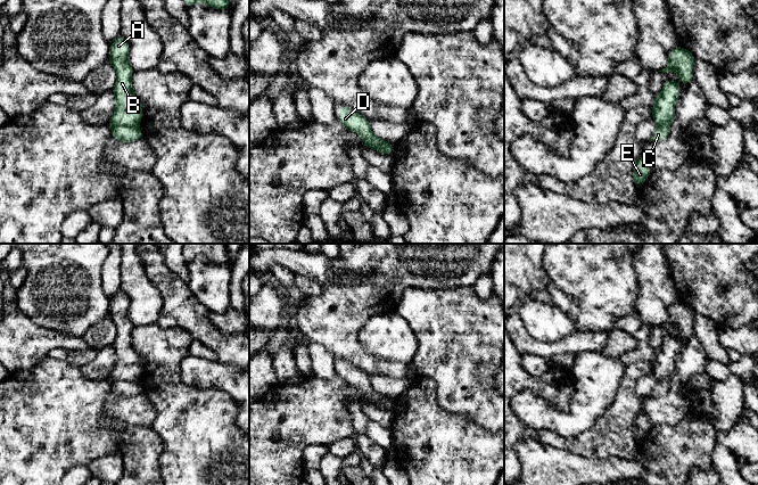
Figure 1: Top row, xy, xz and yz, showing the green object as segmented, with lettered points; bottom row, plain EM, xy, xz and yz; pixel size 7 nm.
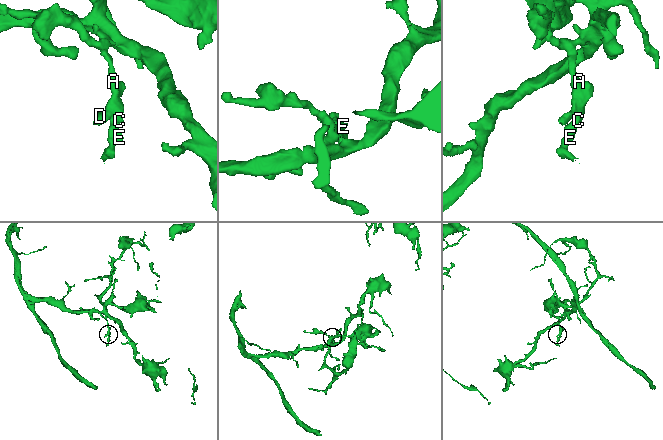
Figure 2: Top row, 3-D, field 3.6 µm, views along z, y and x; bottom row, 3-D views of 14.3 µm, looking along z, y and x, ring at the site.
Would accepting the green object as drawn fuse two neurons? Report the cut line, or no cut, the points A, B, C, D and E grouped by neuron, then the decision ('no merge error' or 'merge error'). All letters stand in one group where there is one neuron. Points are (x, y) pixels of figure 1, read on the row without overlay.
xy (137, 379), (115, 380), (112, 383) | A B D / C E | merge error

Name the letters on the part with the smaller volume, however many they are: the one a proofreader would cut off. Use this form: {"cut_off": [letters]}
{"cut_off": ["C", "E"]}

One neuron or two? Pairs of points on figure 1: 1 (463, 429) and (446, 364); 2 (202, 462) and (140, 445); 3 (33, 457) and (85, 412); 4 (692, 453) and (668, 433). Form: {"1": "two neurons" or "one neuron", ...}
{"1": "two neurons", "2": "two neurons", "3": "one neuron", "4": "one neuron"}

